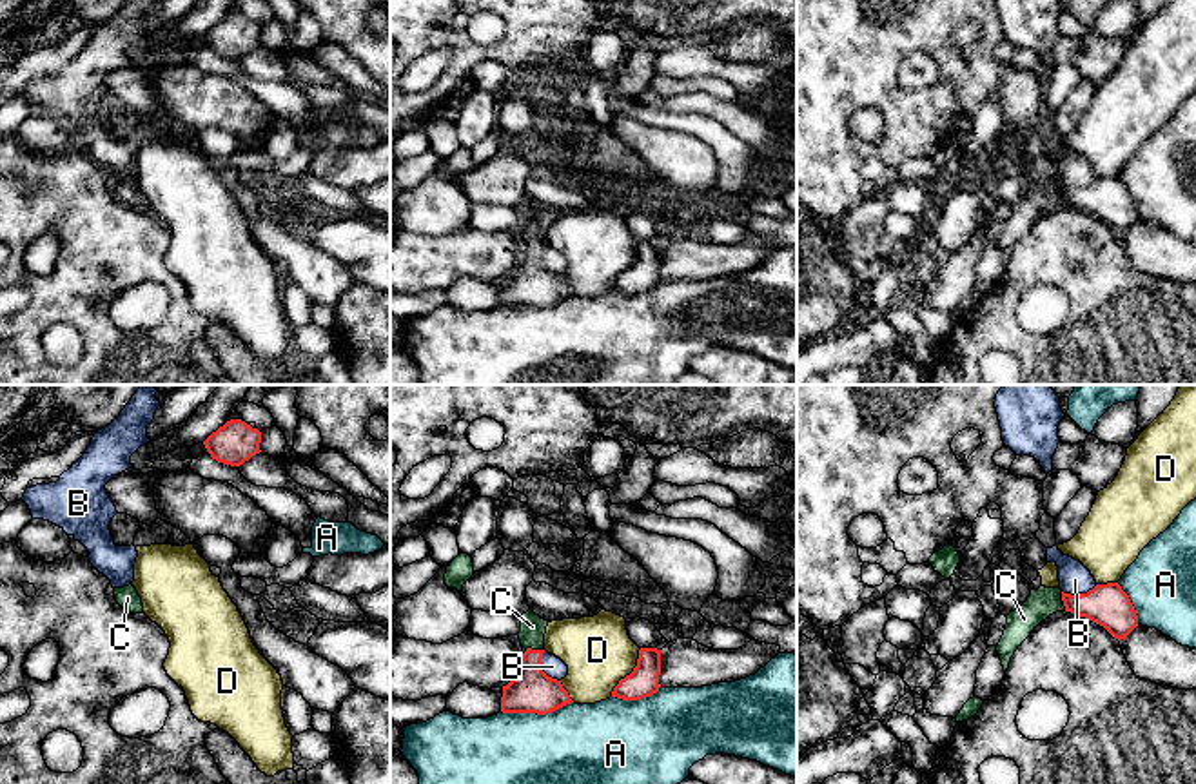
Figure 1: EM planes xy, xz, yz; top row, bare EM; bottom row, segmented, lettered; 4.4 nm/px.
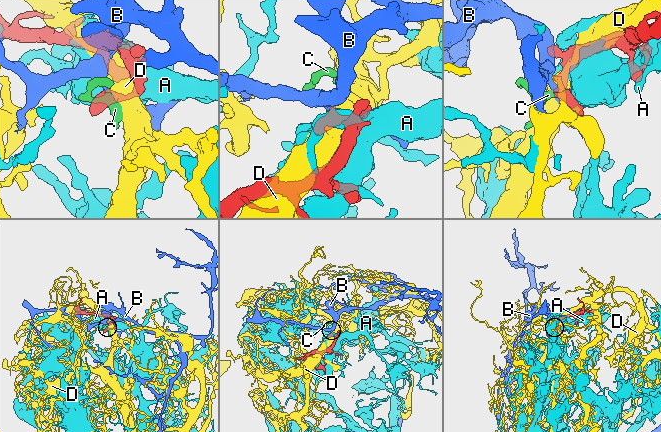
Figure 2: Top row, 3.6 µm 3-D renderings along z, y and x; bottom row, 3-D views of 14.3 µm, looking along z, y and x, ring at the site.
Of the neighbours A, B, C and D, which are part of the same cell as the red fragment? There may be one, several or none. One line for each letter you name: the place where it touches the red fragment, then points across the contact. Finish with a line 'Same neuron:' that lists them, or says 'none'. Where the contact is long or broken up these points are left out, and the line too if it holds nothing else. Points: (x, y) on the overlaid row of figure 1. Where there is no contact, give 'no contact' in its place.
C: contact xz (530, 648); way xz (530, 690), (530, 648), (532, 632)
Same neuron: C

